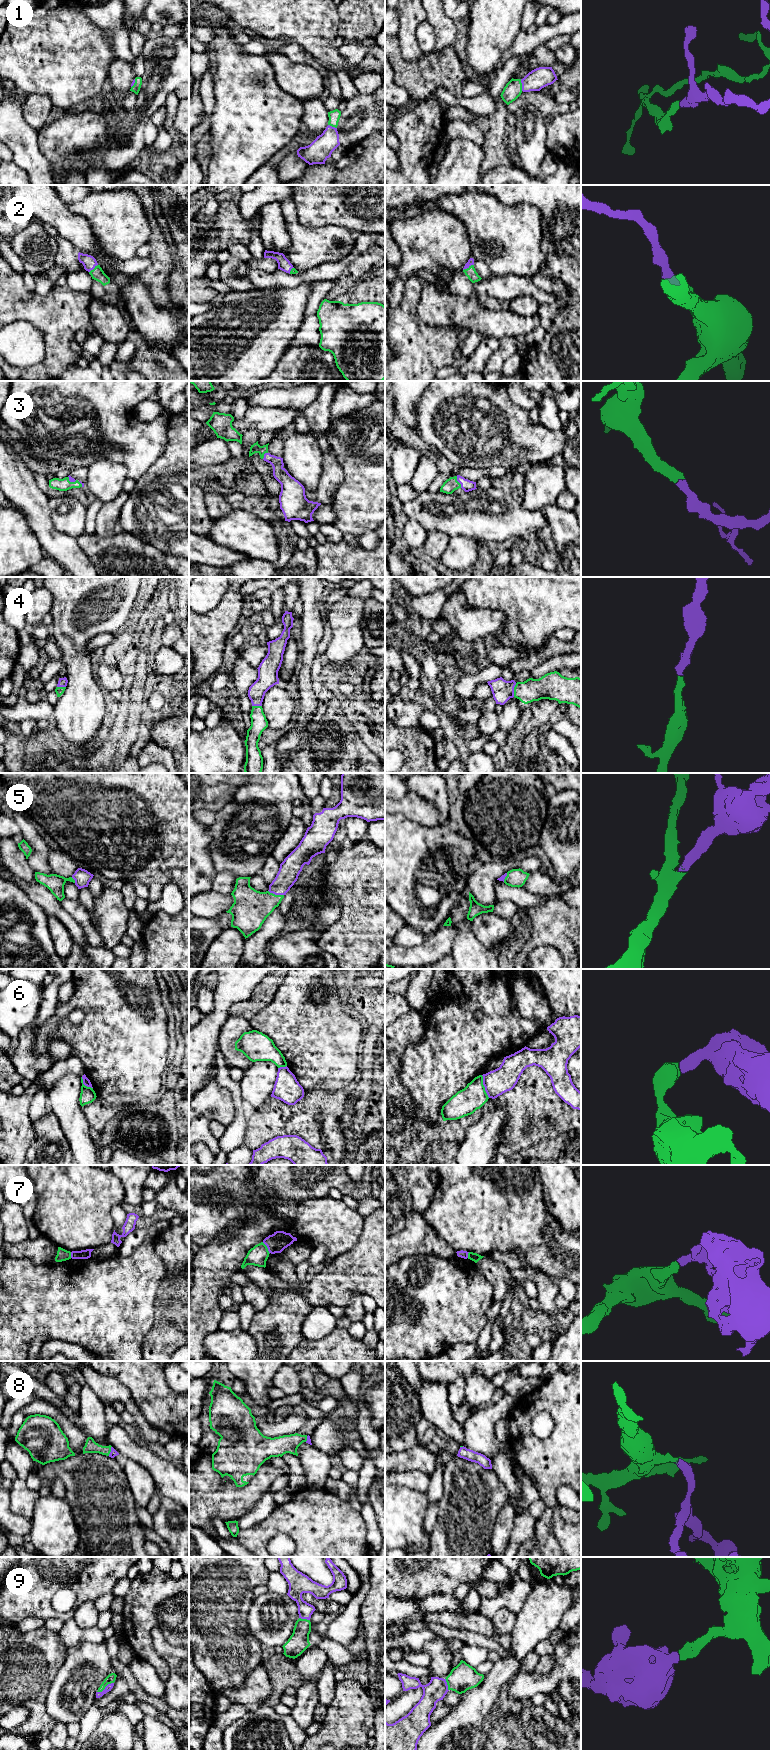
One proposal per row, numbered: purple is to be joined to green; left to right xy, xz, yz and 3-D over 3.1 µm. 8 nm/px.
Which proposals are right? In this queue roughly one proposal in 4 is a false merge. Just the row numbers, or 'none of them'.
1, 2, 3, 4, 5, 8, 9

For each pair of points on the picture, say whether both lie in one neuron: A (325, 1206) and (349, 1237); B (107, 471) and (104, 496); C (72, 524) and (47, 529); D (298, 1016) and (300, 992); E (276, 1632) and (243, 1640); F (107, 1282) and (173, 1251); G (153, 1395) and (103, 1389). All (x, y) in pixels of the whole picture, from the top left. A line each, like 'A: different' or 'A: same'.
A: same
B: same
C: different
D: same
E: different
F: different
G: different

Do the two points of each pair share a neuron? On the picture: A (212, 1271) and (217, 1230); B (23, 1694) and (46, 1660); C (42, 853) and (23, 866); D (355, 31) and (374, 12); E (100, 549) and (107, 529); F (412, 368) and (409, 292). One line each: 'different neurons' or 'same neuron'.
A: different neurons
B: same neuron
C: different neurons
D: same neuron
E: different neurons
F: same neuron

